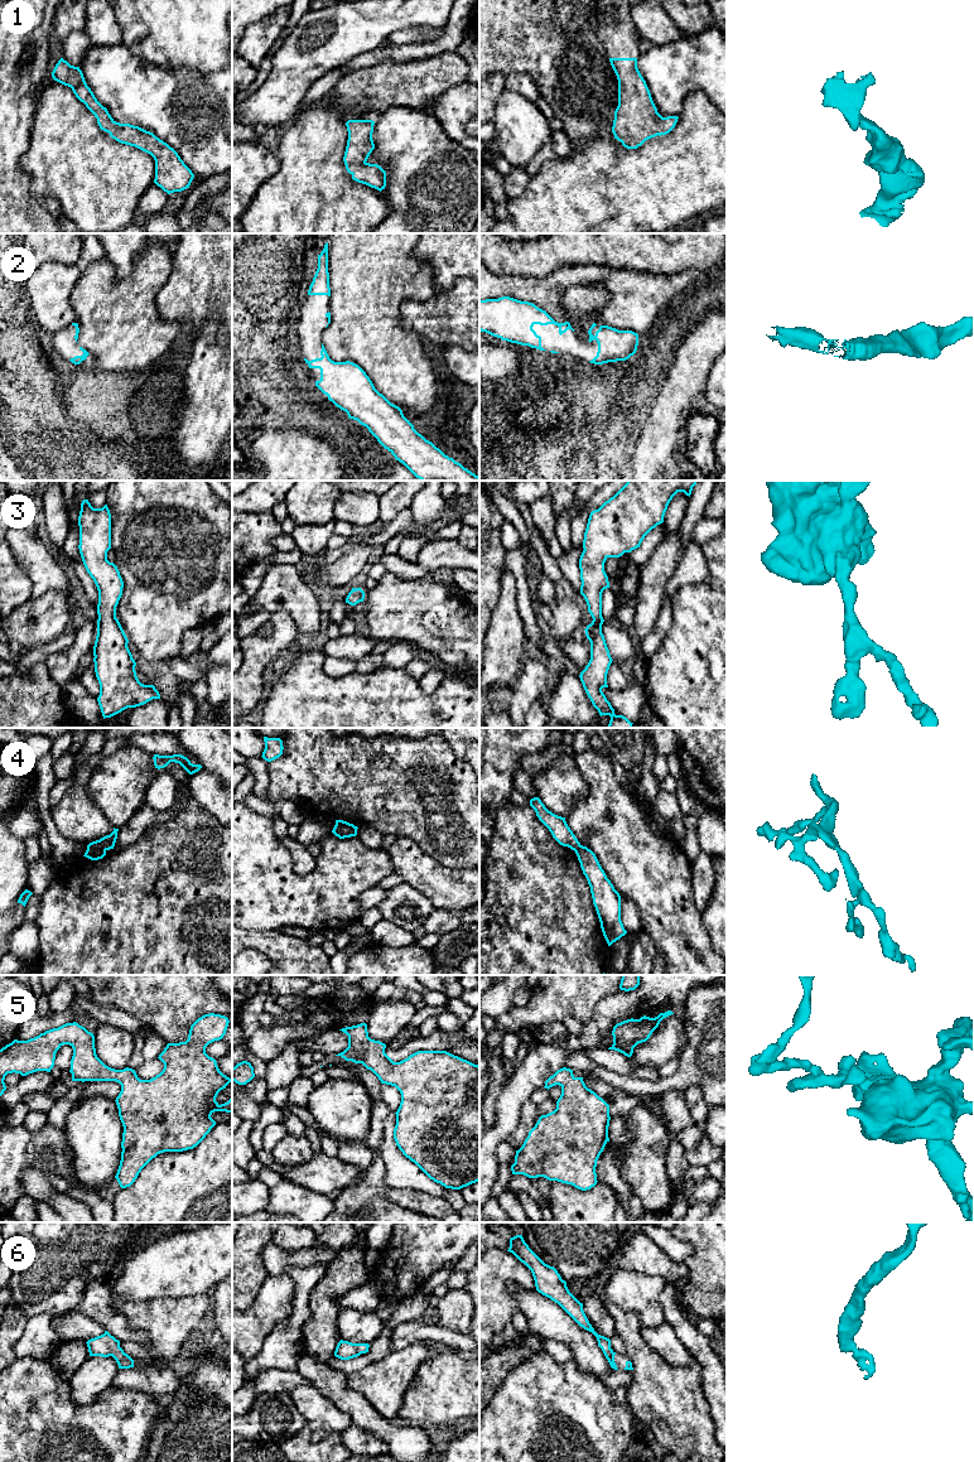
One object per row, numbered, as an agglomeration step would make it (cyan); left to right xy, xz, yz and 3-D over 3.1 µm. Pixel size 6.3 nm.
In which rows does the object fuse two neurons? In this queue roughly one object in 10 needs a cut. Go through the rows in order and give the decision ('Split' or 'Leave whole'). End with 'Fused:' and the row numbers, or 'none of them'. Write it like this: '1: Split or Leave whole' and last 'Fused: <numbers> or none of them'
1: Leave whole
2: Leave whole
3: Leave whole
4: Leave whole
5: Leave whole
6: Leave whole
Fused: none of them

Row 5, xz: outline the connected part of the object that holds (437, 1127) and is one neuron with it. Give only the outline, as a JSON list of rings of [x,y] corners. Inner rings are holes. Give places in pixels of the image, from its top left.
[[[361,1023],[339,1029],[348,1036],[348,1047],[336,1055],[346,1061],[362,1063],[381,1084],[395,1086],[401,1094],[396,1114],[394,1139],[402,1154],[414,1162],[430,1179],[445,1188],[461,1190],[479,1181],[479,1066],[447,1051],[418,1051],[408,1058],[394,1062],[386,1053],[386,1044],[371,1039],[367,1024]]]

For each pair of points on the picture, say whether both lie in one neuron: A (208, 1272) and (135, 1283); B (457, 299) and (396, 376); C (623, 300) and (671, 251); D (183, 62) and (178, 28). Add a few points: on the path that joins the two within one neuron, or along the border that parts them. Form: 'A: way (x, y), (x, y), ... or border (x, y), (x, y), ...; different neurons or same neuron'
A: way (191, 1273), (153, 1273); same neuron
B: border (404, 319), (404, 326), (424, 341); different neurons
C: border (622, 268), (655, 273), (681, 271); different neurons
D: way (183, 53), (183, 37); same neuron

